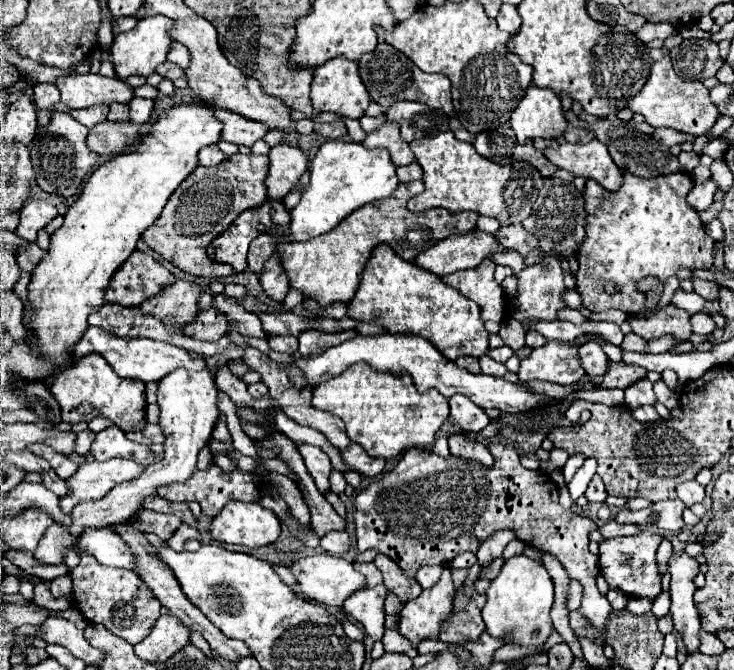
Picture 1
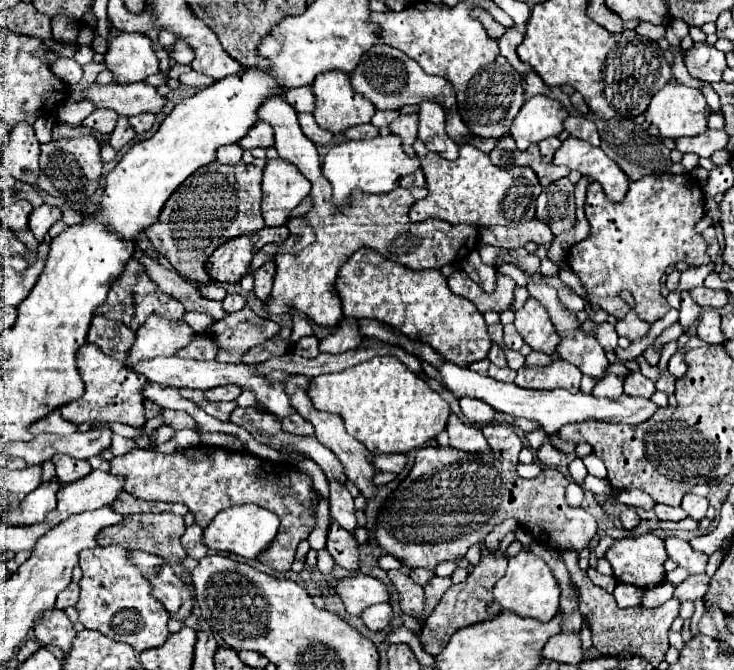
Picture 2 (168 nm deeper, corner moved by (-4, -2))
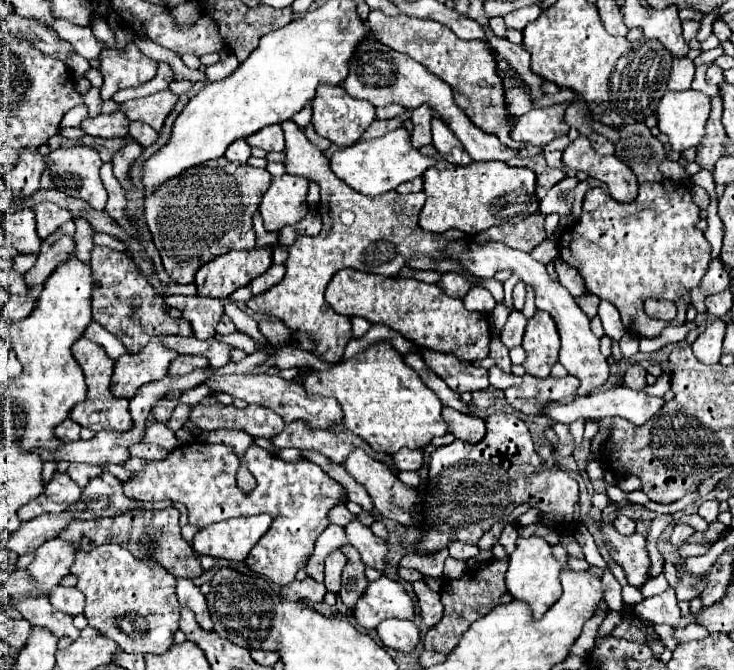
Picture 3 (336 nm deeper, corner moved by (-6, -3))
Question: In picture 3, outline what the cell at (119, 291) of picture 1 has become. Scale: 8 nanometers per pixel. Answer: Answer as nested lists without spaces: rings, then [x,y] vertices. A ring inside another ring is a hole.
[[[94,247],[92,249],[92,261],[90,267],[94,271],[94,297],[92,297],[92,319],[102,323],[102,327],[106,331],[110,331],[112,335],[116,335],[122,345],[126,347],[126,353],[140,353],[142,345],[146,345],[146,341],[150,341],[150,337],[158,337],[158,333],[166,333],[166,335],[182,335],[188,337],[192,335],[192,325],[186,319],[172,319],[164,313],[164,299],[160,295],[156,295],[156,291],[148,285],[146,277],[142,277],[142,271],[134,265],[134,259],[128,257],[126,253],[120,251],[112,251],[108,247]]]

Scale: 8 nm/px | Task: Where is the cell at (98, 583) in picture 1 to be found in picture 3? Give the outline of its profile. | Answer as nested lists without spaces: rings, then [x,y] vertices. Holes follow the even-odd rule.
[[[106,543],[92,551],[80,551],[70,565],[70,573],[78,579],[76,589],[86,597],[86,619],[90,627],[110,637],[126,653],[166,653],[178,631],[178,609],[174,587],[176,577],[166,573],[152,559],[136,559],[122,545]]]

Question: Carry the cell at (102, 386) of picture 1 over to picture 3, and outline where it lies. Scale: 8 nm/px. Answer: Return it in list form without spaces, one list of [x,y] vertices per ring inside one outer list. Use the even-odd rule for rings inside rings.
[[[80,337],[74,345],[72,345],[72,355],[78,361],[78,365],[82,367],[84,375],[86,375],[86,385],[88,385],[88,397],[86,401],[78,403],[72,407],[70,411],[70,419],[74,423],[78,423],[80,427],[88,427],[92,431],[102,431],[102,429],[110,429],[110,431],[118,431],[124,433],[128,429],[132,429],[132,417],[128,411],[128,401],[126,399],[116,399],[110,393],[110,377],[114,371],[114,361],[106,355],[104,347]]]

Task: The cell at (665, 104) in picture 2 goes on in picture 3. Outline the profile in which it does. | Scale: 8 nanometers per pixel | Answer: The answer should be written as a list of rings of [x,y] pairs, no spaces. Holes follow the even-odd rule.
[[[688,89],[688,91],[666,91],[666,95],[662,97],[660,105],[658,105],[658,129],[668,135],[670,139],[670,147],[678,153],[696,147],[700,143],[700,139],[704,137],[704,125],[708,121],[710,115],[710,97]]]

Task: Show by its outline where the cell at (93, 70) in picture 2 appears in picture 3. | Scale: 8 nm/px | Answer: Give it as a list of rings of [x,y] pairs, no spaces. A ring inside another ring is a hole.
[[[78,105],[78,107],[70,109],[70,111],[64,115],[64,119],[62,119],[62,123],[60,123],[60,129],[66,129],[66,127],[80,127],[80,123],[82,123],[86,117],[88,117],[86,107],[84,107],[84,105]]]

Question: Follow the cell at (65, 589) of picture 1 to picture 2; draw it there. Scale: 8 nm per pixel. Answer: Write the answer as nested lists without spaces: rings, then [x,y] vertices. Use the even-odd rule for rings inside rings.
[[[70,582],[68,588],[64,588],[64,590],[60,592],[60,596],[56,598],[56,608],[64,610],[64,608],[68,608],[68,606],[74,606],[76,600],[78,600],[78,596],[80,596],[78,584],[76,584],[76,582]]]

